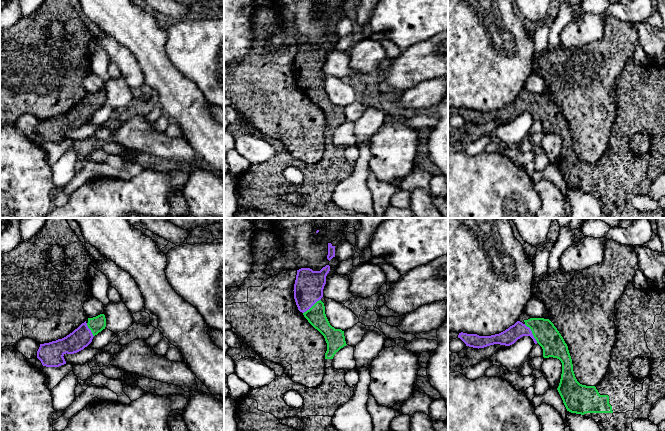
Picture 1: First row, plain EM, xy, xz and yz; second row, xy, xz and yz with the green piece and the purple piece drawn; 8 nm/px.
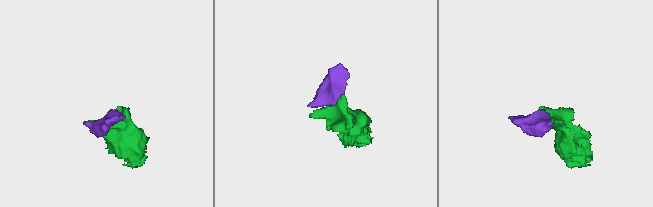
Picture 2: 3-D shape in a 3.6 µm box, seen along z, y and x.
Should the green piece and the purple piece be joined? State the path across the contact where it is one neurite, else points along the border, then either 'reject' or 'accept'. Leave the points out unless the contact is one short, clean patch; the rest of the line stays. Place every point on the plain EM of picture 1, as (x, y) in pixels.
runs through yz (546, 110), (532, 109), (516, 107), (508, 113); accept

